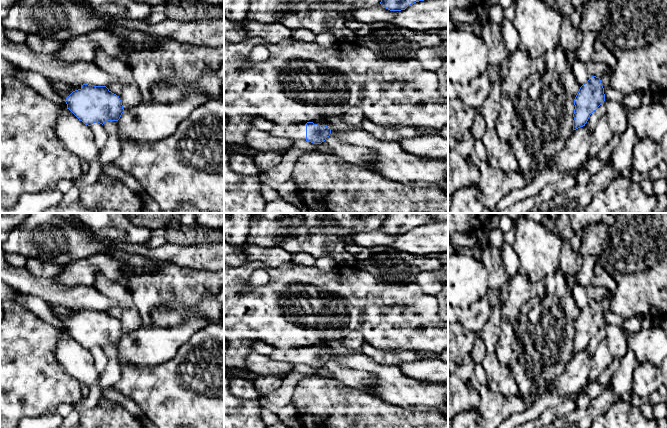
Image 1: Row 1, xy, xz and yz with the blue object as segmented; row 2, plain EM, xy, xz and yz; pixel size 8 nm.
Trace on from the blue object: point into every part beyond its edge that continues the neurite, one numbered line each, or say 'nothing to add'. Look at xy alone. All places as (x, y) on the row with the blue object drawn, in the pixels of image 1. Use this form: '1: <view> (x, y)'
1: xy (63, 89)

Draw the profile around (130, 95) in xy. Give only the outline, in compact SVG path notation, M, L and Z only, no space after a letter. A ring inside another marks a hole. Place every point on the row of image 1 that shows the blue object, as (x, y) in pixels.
M98 50L93 62L112 78L106 87L120 98L124 111L143 102L140 85L134 81L131 69L122 58Z

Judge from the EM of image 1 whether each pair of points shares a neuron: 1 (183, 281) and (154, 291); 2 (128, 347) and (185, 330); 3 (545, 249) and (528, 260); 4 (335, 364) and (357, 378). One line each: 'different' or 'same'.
1: same
2: same
3: same
4: same

